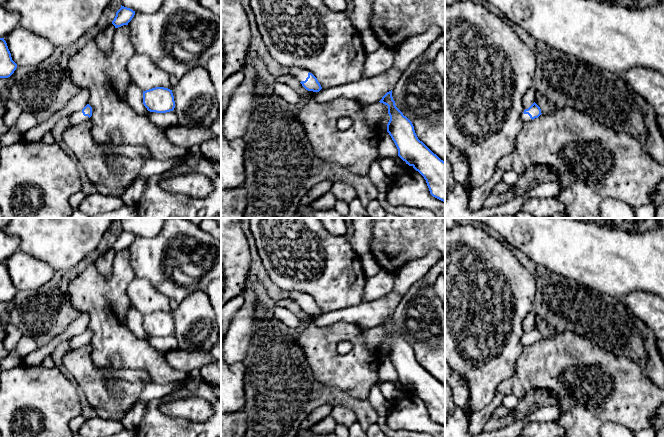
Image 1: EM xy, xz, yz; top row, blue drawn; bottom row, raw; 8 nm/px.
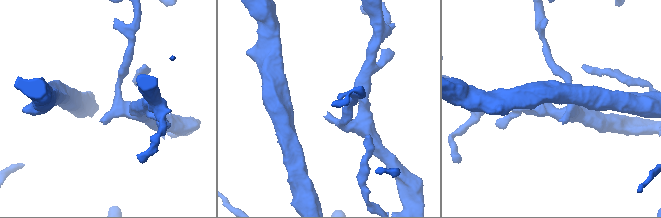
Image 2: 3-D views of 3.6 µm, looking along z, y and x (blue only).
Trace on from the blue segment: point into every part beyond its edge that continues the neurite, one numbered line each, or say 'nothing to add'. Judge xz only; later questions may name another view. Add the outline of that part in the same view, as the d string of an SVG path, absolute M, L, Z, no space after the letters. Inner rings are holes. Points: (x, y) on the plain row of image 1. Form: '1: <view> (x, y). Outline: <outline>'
1: xz (300, 298). Outline: M289 291L289 297L294 299L297 304L305 305L308 301L308 295L298 291Z

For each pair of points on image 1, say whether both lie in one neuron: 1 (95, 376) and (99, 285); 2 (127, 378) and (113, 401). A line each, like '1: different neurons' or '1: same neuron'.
1: different neurons
2: same neuron

